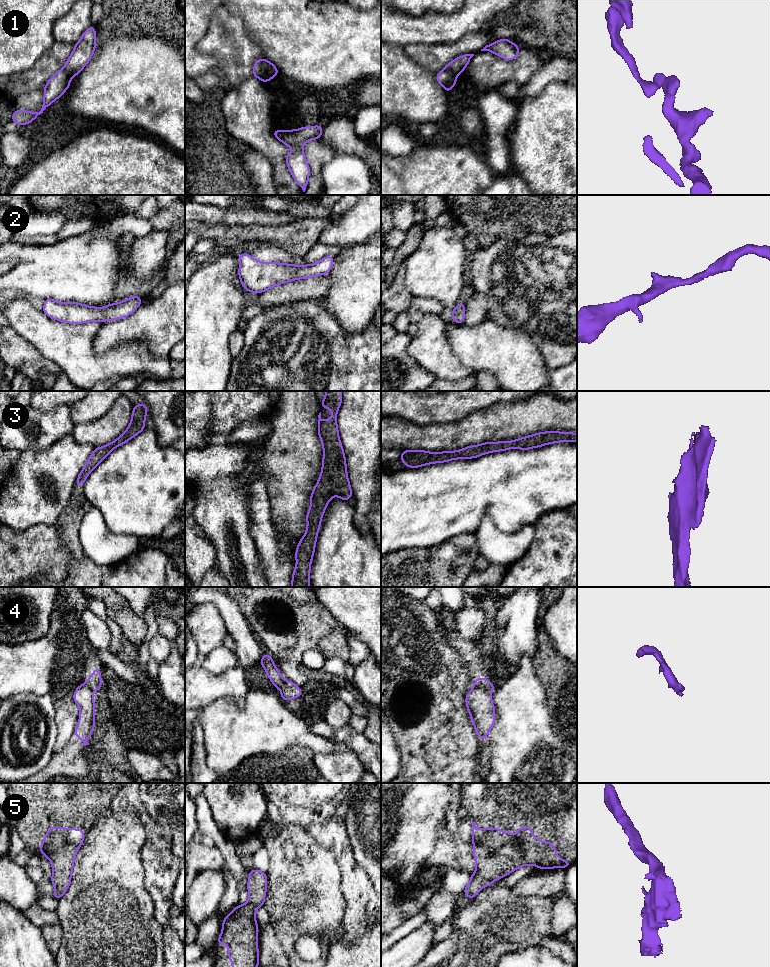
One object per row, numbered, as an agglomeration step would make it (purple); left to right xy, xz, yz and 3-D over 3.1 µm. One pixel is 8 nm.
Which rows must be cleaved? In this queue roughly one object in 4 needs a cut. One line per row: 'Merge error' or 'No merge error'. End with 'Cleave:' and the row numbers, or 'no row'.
1: Merge error
2: No merge error
3: No merge error
4: Merge error
5: No merge error
Cleave: 1, 4

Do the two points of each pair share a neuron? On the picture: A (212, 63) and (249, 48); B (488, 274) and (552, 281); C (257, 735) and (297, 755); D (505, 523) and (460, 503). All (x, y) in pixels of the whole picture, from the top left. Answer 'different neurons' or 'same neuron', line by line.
A: different neurons
B: same neuron
C: different neurons
D: same neuron

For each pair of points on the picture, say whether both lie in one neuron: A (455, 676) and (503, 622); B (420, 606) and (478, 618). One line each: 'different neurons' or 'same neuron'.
A: different neurons
B: different neurons

